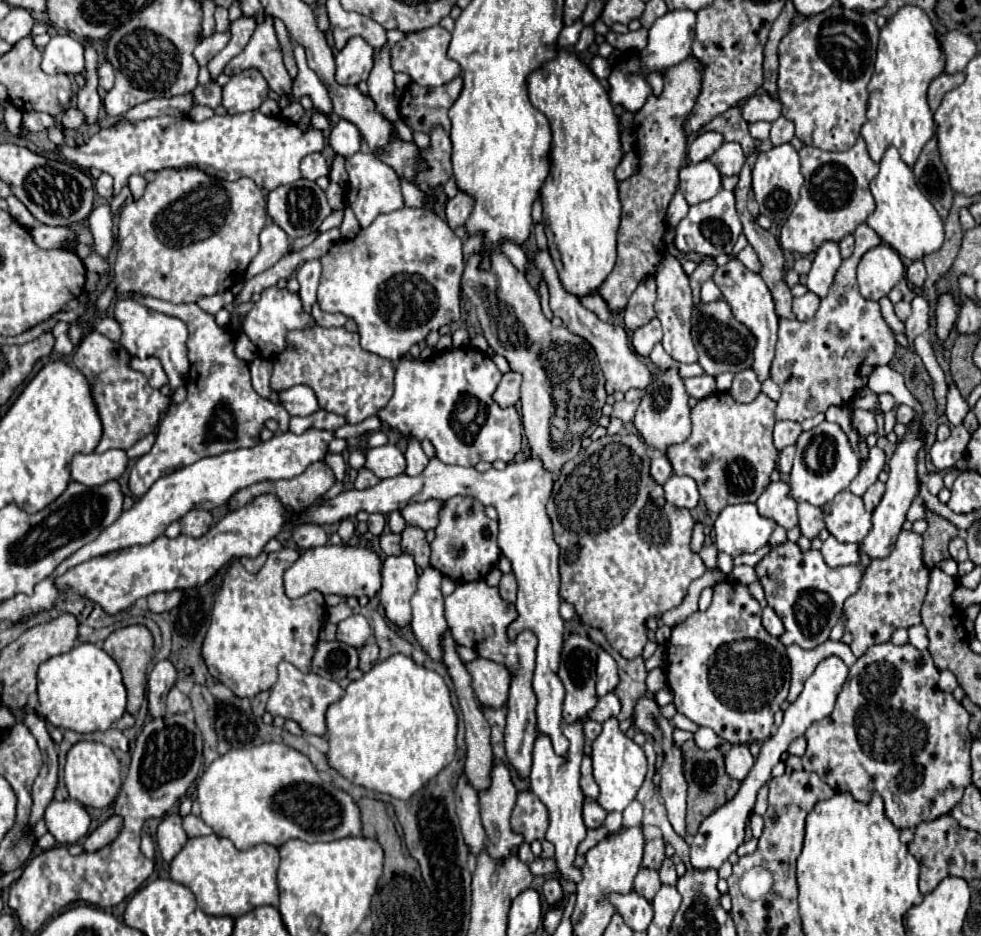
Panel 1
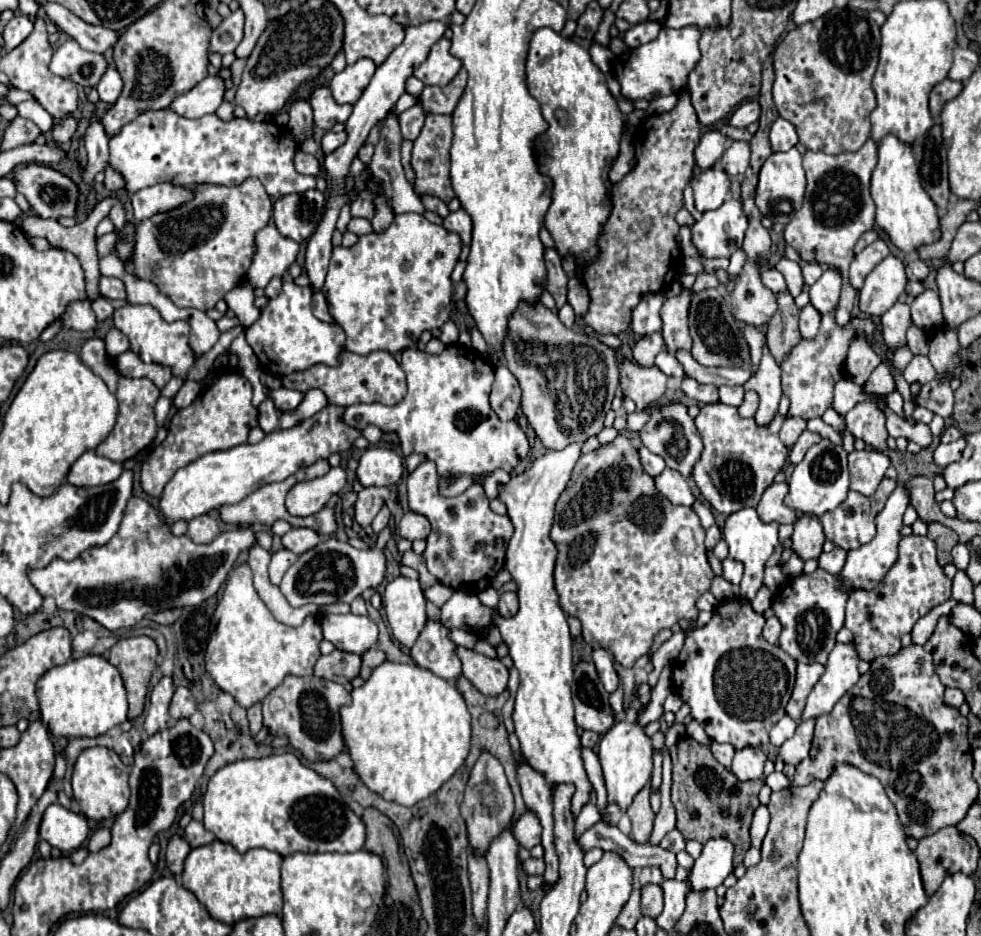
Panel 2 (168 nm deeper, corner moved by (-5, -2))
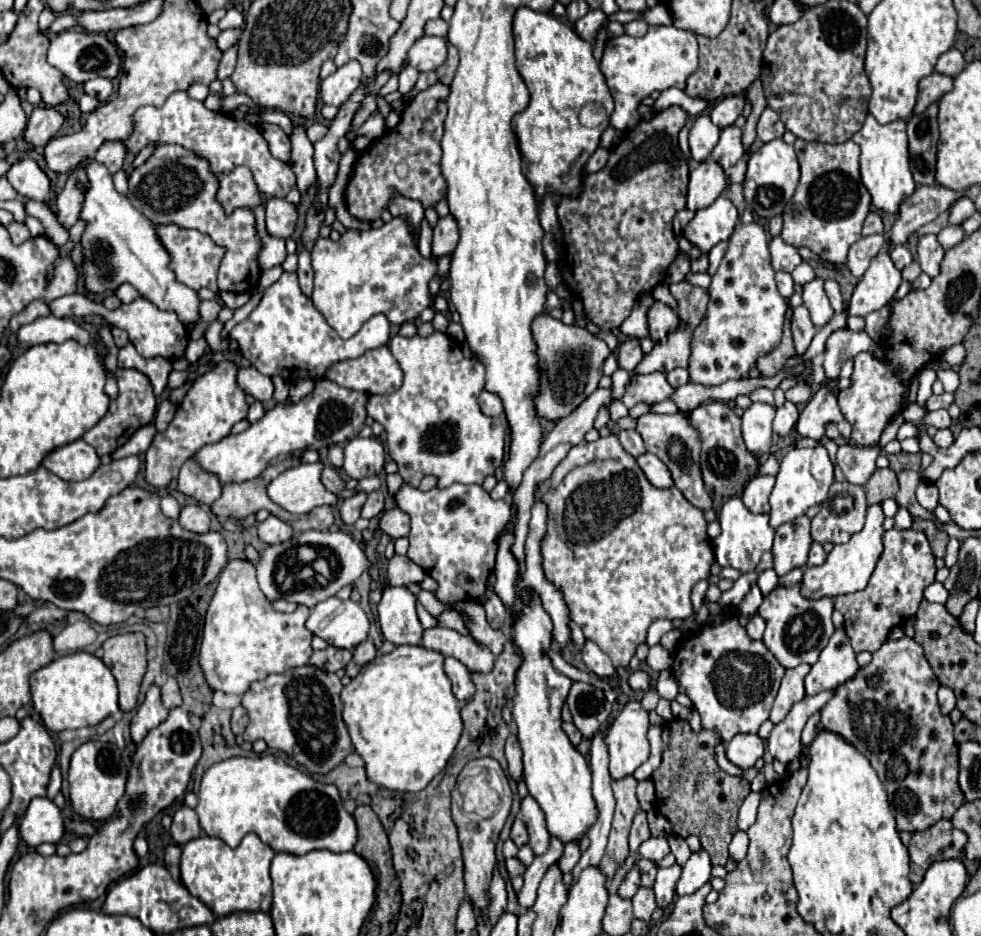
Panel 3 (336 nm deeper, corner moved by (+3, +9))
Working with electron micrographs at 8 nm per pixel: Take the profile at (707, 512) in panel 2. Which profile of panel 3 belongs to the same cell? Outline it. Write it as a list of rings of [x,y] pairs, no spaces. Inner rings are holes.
[[[648,412],[648,414],[638,418],[636,430],[640,432],[640,436],[646,444],[646,450],[656,454],[668,466],[672,480],[674,480],[674,486],[686,496],[686,500],[700,510],[710,510],[712,498],[704,488],[702,472],[700,472],[700,434],[696,428],[692,428],[688,418],[680,412],[676,412],[672,416]]]

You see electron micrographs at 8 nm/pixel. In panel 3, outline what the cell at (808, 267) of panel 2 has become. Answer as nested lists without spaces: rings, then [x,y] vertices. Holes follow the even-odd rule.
[[[802,262],[802,264],[792,272],[792,278],[794,278],[796,284],[804,286],[804,284],[812,282],[812,278],[816,278],[816,274],[814,274],[814,270],[812,270],[812,266],[810,266],[808,262]]]

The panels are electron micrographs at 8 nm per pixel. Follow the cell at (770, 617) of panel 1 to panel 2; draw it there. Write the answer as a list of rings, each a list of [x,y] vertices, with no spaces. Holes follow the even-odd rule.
[[[768,617],[768,619],[766,619],[766,625],[764,625],[764,631],[762,631],[764,639],[766,639],[768,643],[776,643],[778,637],[780,637],[780,631],[782,631],[780,621],[778,621],[776,617]]]

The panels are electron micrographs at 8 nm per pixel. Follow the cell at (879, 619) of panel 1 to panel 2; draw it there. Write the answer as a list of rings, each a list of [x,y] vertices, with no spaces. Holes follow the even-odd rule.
[[[908,535],[900,539],[900,551],[898,561],[892,565],[892,569],[886,573],[886,577],[870,591],[854,589],[850,593],[848,605],[846,605],[846,627],[854,633],[854,647],[864,661],[874,661],[880,655],[894,655],[900,649],[900,639],[904,633],[910,633],[914,623],[924,617],[930,609],[950,599],[950,587],[952,581],[944,575],[942,567],[936,561],[936,543],[928,537],[920,535]]]

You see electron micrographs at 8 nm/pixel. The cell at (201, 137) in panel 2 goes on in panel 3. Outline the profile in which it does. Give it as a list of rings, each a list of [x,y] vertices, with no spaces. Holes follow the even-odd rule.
[[[174,92],[168,96],[164,106],[152,108],[144,106],[134,114],[134,132],[126,140],[126,148],[134,154],[138,154],[146,144],[160,142],[160,144],[180,144],[198,156],[206,158],[210,162],[210,168],[216,176],[232,172],[236,166],[250,168],[254,182],[258,190],[266,196],[286,196],[294,184],[296,176],[290,168],[290,164],[280,162],[272,158],[268,144],[258,130],[258,126],[252,126],[244,120],[234,120],[226,114],[216,114],[206,110],[206,106],[198,100],[192,100],[186,92]]]

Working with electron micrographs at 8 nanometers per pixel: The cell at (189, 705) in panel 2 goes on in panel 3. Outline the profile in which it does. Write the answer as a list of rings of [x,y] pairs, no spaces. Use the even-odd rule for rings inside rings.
[[[168,676],[164,682],[162,682],[162,704],[166,708],[176,708],[182,704],[182,696],[180,696],[180,688],[178,688],[178,682],[176,678]]]

